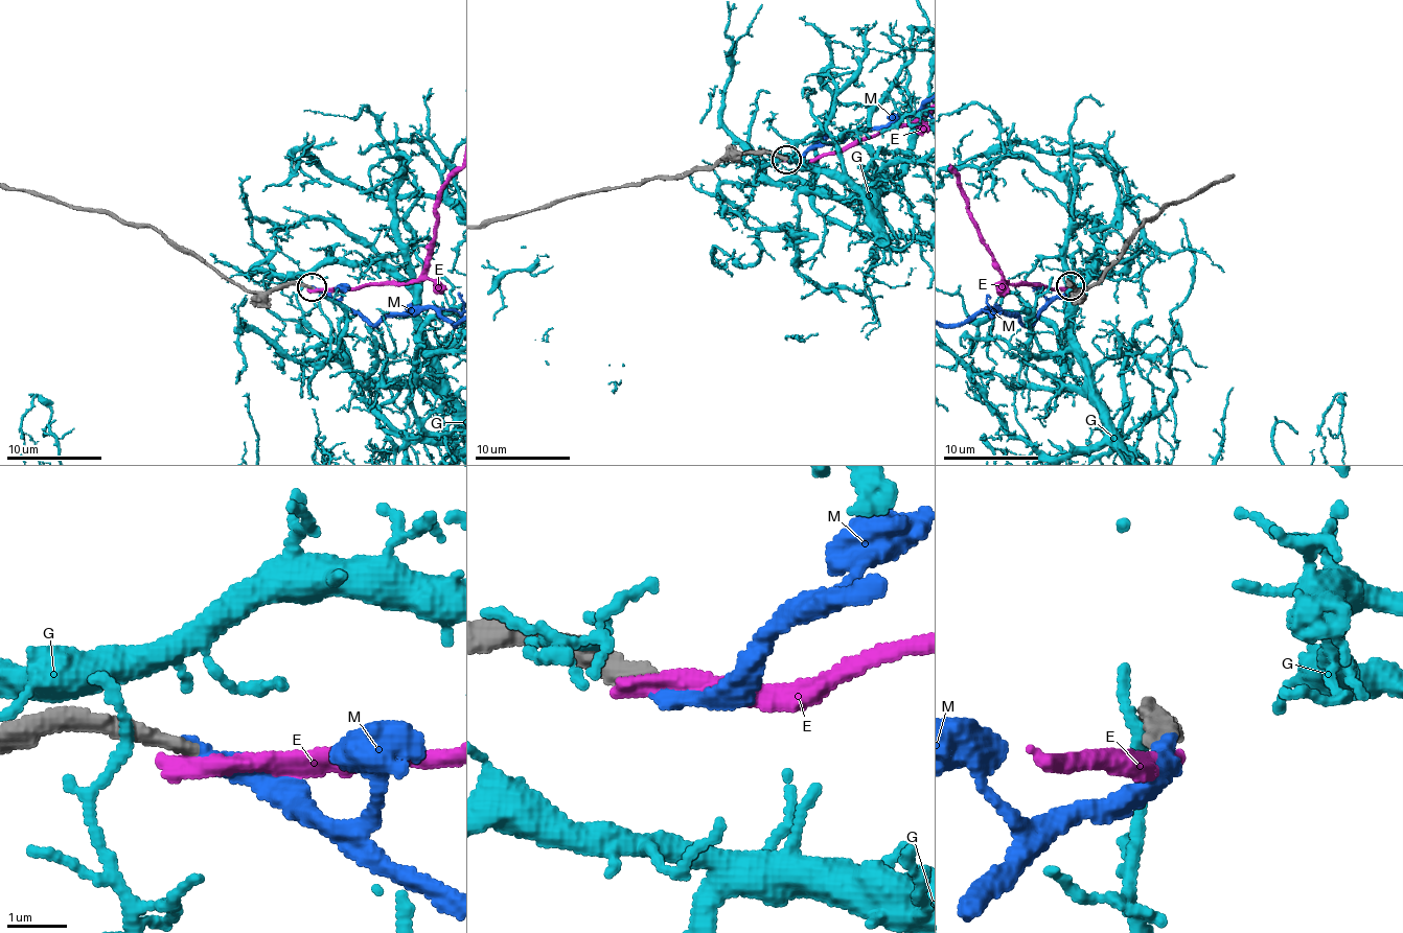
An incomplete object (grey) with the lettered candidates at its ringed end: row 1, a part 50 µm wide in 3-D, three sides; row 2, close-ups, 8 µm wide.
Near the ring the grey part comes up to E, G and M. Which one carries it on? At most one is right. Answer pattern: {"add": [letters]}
{"add": ["M"]}

